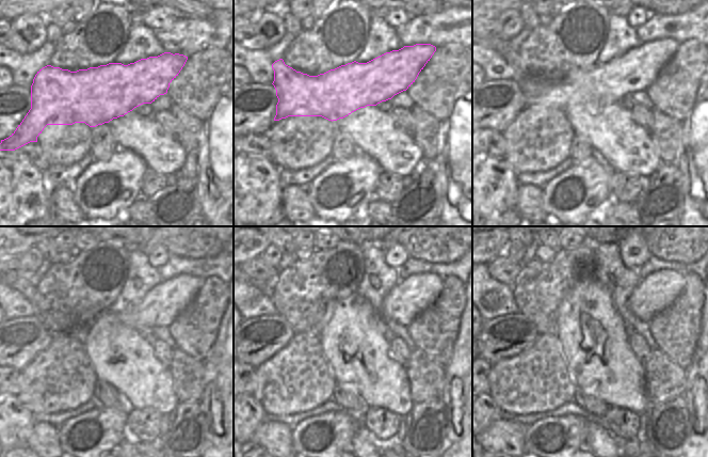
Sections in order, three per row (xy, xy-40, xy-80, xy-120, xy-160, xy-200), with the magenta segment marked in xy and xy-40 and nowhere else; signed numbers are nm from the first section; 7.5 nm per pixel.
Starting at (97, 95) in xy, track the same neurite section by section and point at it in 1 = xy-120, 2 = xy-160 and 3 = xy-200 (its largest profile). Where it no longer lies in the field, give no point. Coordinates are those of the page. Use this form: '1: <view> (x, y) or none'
1: xy-120 (165, 301)
2: xy-160 (411, 297)
3: xy-200 (656, 293)

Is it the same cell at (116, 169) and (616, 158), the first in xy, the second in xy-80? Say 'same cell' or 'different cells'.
different cells

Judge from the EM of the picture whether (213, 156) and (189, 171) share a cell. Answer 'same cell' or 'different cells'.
different cells

